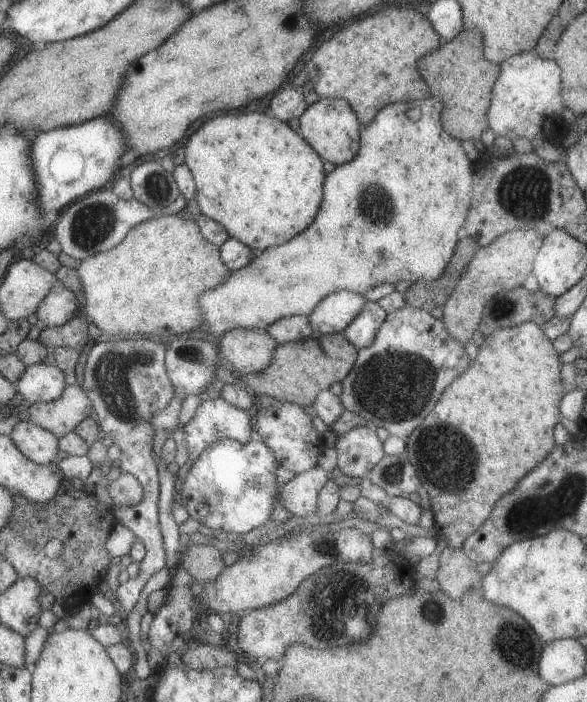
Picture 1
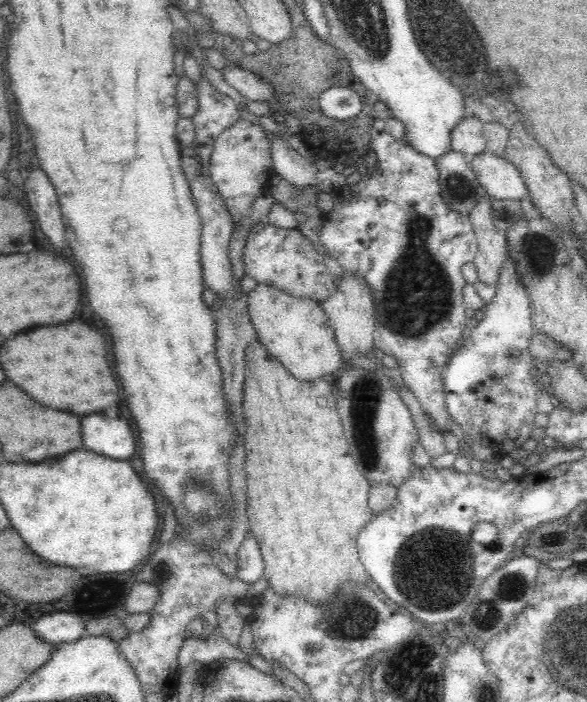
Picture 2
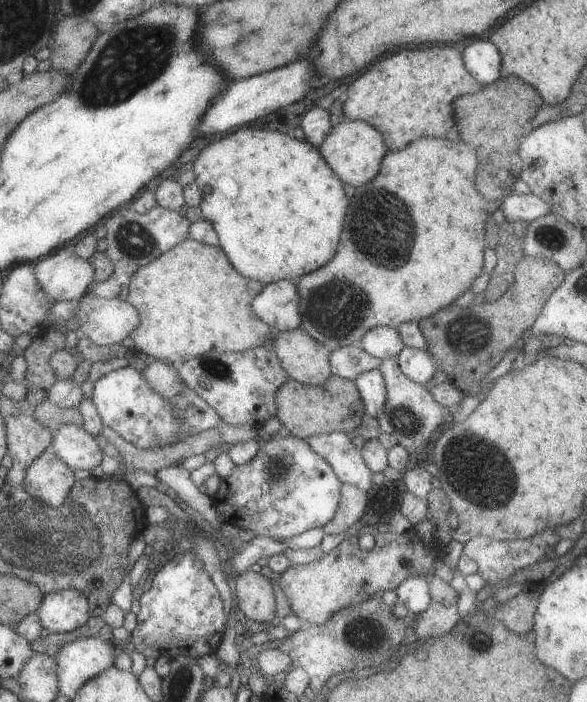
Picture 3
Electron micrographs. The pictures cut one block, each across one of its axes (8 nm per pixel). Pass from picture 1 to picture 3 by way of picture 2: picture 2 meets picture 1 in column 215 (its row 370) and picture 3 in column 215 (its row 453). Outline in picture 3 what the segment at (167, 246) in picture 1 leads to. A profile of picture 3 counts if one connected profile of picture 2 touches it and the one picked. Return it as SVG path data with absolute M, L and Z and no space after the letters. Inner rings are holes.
M190 238L180 242L173 246L172 250L167 250L160 258L155 258L132 274L126 301L130 302L140 315L140 326L131 334L137 353L148 360L177 365L202 352L208 352L208 348L239 353L269 346L276 332L252 310L252 300L262 292L262 288L263 282L242 276L232 266L219 244L207 245Z

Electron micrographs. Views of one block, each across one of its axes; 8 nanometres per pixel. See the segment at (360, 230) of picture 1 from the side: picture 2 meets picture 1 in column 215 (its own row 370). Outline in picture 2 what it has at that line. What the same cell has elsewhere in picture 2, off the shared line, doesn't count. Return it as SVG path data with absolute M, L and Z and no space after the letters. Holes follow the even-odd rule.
M260 283L248 295L248 312L258 340L291 376L302 382L330 379L335 370L344 367L342 353L334 338L334 327L328 324L328 315L320 302Z

